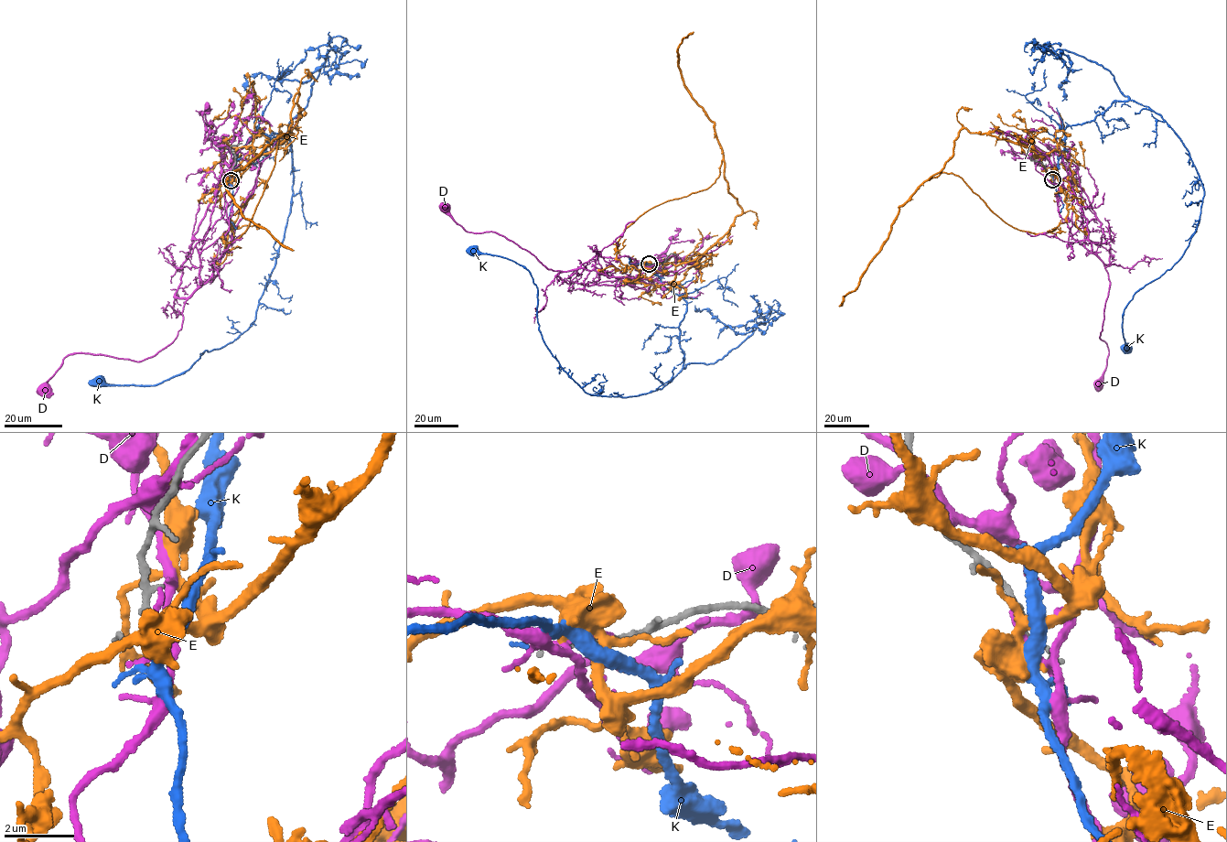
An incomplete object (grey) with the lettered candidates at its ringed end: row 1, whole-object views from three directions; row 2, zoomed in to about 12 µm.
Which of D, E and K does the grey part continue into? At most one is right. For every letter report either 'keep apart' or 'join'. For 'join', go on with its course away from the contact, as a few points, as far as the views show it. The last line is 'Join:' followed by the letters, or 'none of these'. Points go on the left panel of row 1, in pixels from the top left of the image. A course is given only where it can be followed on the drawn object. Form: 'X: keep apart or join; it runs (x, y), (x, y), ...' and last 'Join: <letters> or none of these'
D: keep apart
E: keep apart
K: join; it runs (231, 180), (253, 136), (291, 147), (289, 214), (255, 320), (155, 385), (97, 382)
Join: K

